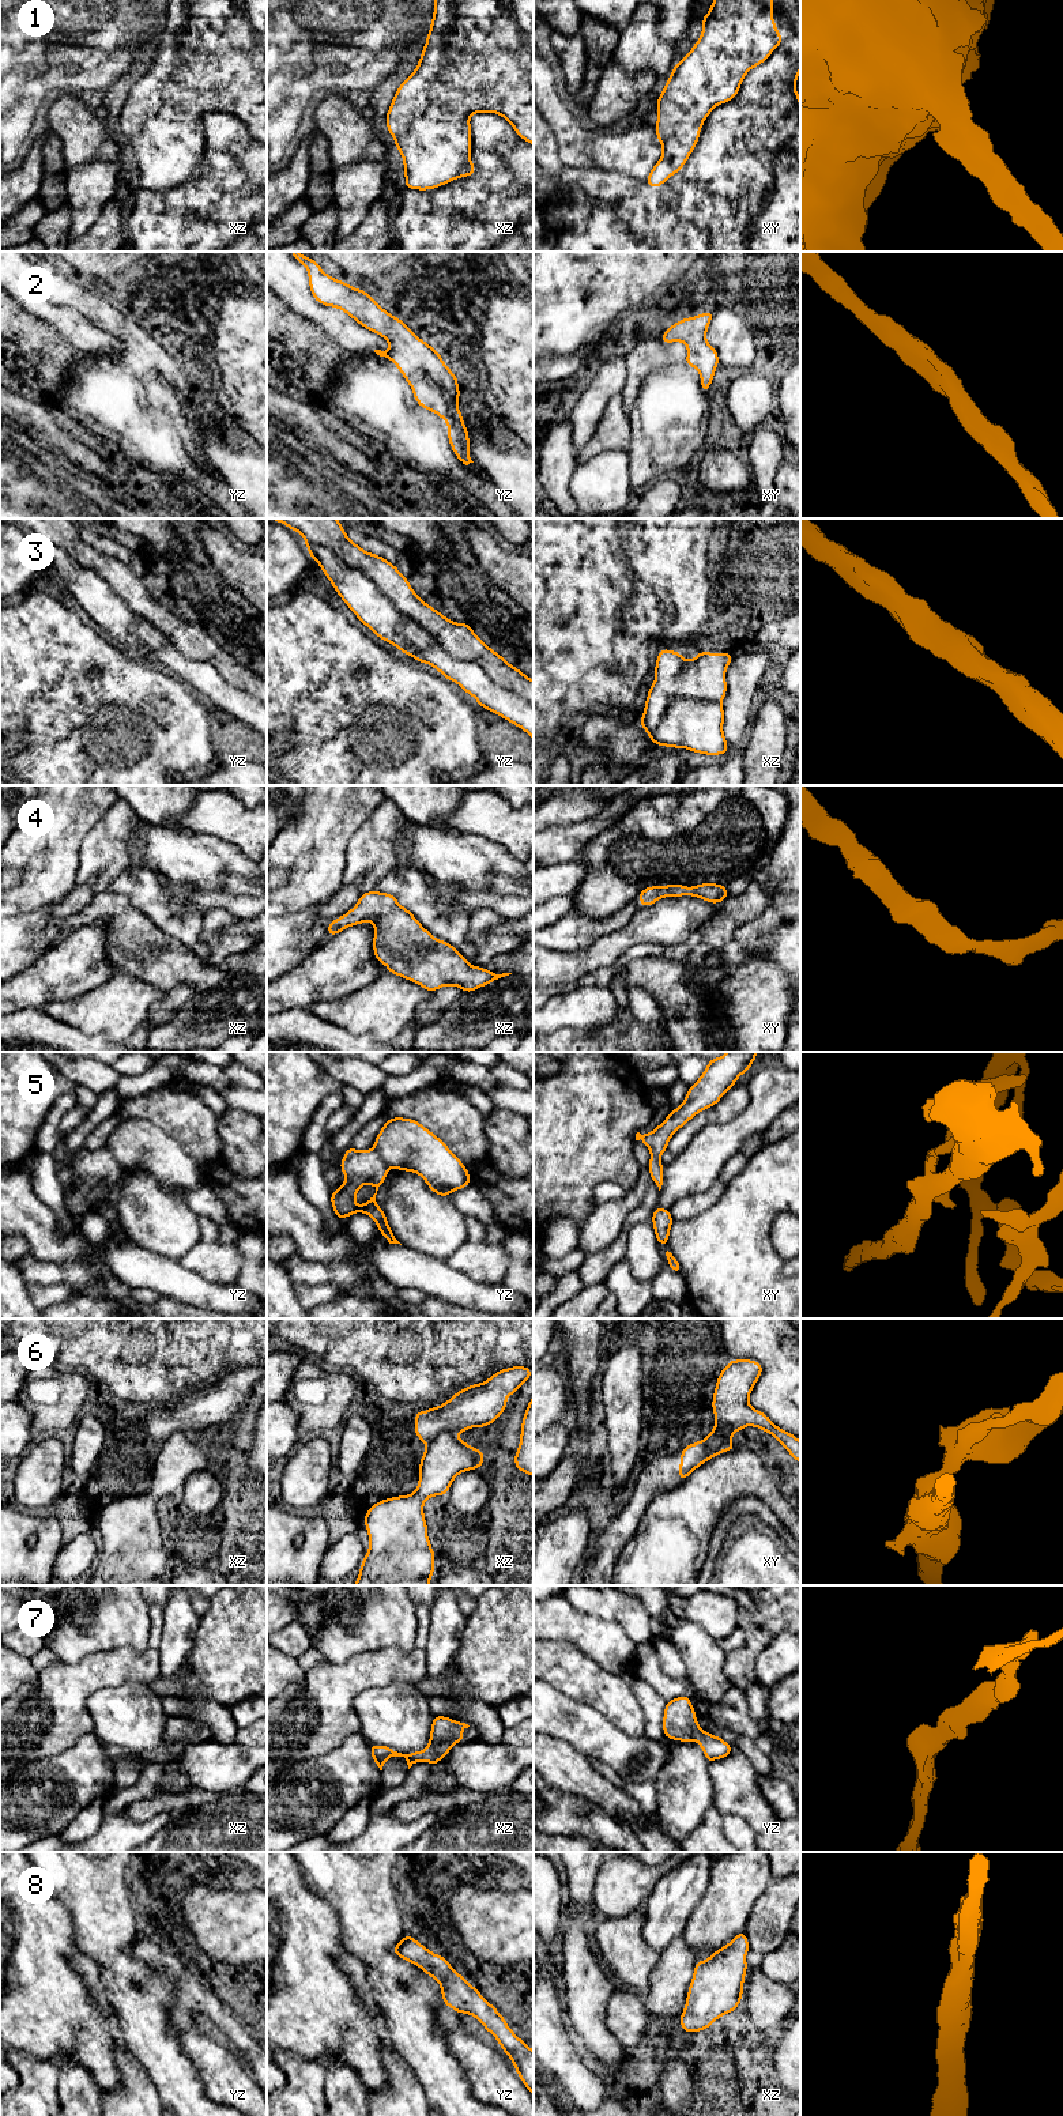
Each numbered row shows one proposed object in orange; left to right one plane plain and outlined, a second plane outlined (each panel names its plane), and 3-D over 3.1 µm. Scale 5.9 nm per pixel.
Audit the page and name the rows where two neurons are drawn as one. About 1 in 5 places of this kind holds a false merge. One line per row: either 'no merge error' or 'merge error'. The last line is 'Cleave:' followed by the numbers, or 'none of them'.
1: no merge error
2: no merge error
3: merge error
4: no merge error
5: merge error
6: merge error
7: no merge error
8: no merge error
Cleave: 3, 5, 6

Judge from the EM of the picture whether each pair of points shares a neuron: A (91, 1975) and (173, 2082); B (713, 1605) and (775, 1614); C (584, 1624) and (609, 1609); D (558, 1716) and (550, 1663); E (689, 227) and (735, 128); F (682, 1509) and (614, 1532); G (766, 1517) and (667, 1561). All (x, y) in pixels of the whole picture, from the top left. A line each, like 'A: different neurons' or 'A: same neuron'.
A: different neurons
B: different neurons
C: different neurons
D: different neurons
E: different neurons
F: different neurons
G: different neurons

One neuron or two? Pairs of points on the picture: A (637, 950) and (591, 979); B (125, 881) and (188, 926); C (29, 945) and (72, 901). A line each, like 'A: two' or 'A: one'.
A: one
B: one
C: one

